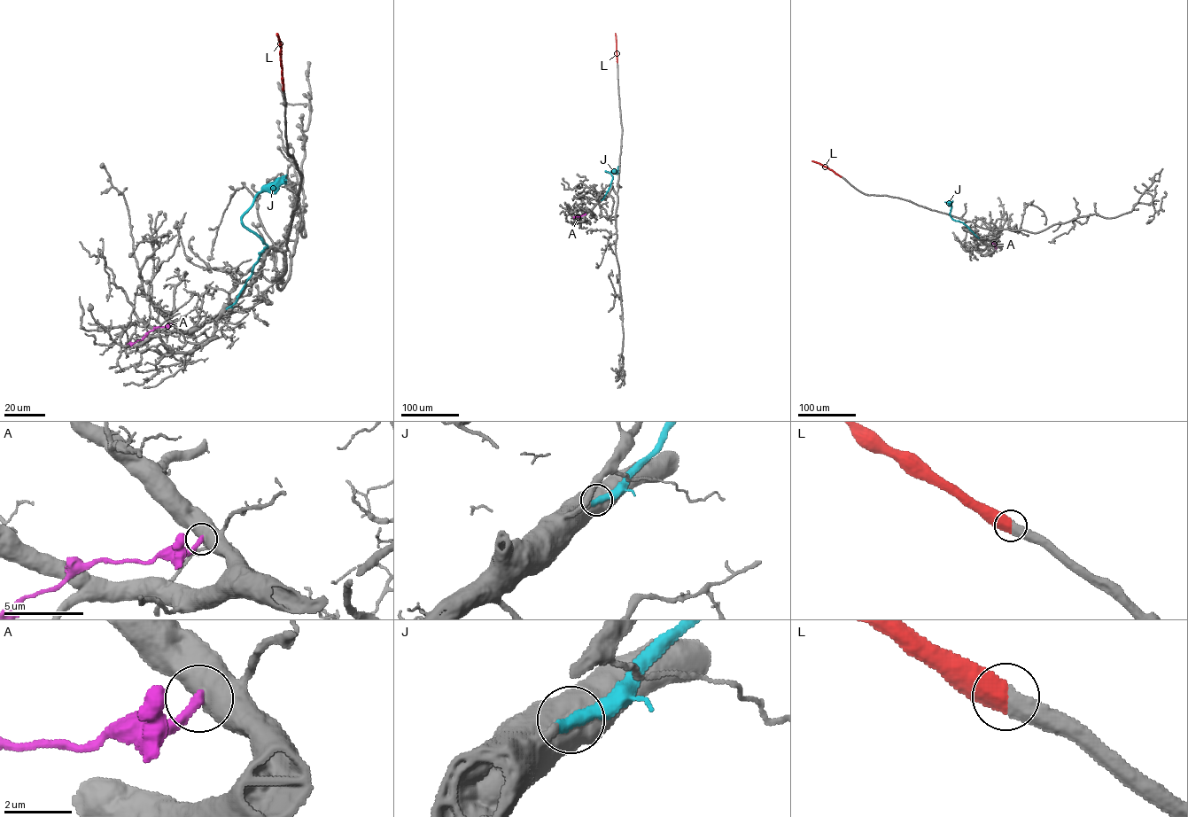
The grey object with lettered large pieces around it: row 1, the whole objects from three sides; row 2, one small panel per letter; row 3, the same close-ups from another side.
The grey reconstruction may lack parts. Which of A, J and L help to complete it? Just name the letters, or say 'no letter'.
J, L

